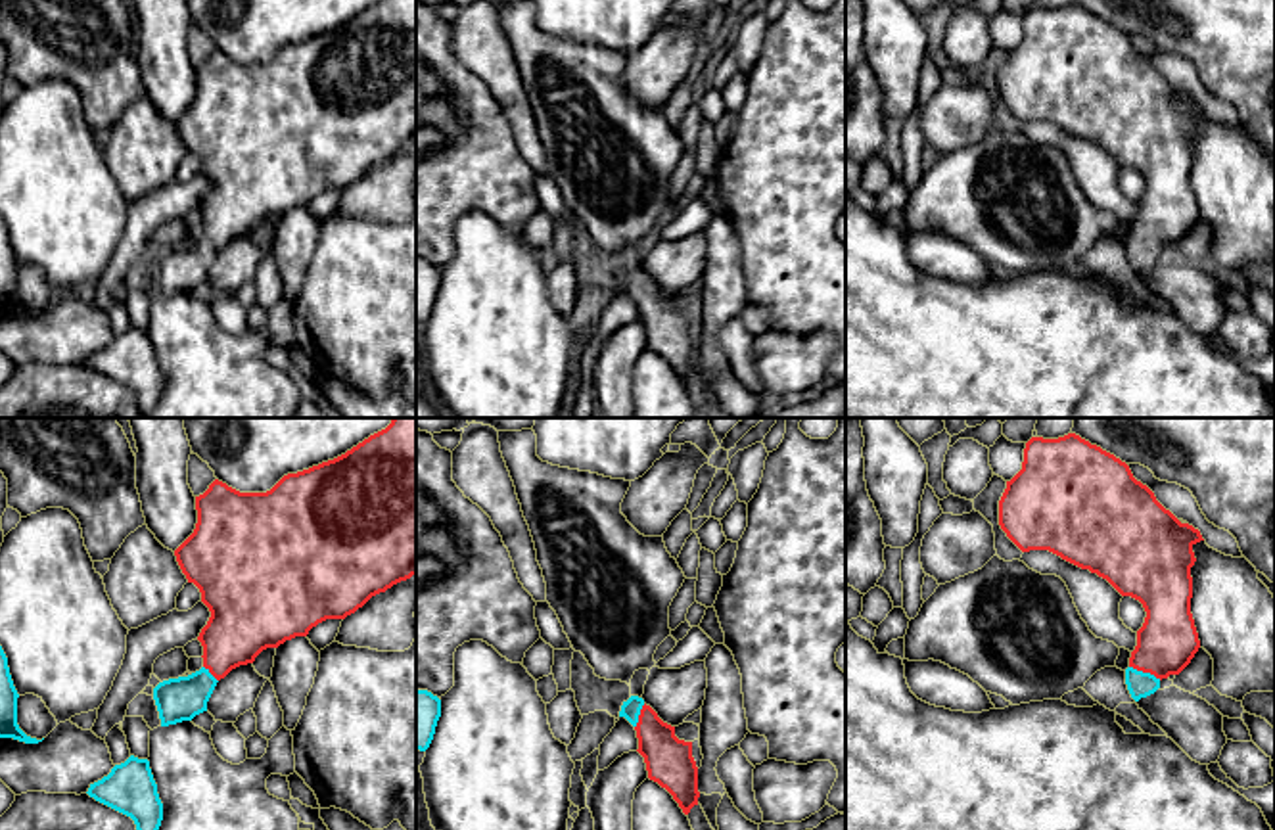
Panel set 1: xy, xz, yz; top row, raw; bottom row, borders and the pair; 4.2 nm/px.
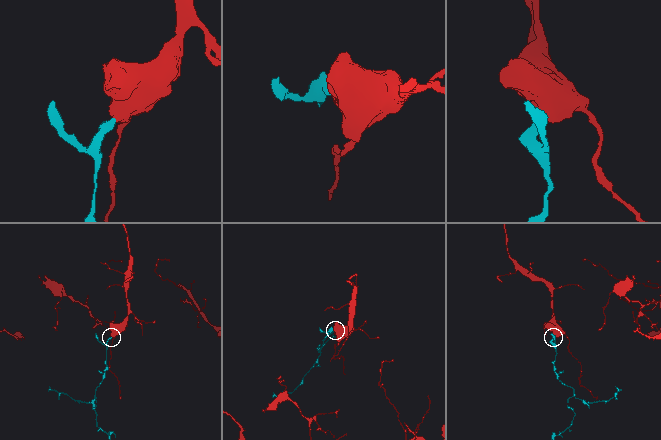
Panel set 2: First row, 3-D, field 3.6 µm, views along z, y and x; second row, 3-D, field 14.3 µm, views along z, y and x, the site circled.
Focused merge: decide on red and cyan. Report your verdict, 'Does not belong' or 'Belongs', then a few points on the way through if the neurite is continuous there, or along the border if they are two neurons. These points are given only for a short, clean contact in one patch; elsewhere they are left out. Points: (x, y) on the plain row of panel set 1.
Belongs. Path across: yz (1166, 213), (1145, 242), (1139, 255)

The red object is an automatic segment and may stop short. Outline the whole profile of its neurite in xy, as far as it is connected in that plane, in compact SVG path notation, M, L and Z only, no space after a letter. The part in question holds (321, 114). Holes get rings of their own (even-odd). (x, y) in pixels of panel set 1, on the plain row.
M382 0L334 31L284 46L267 63L240 63L215 50L196 67L196 81L196 100L174 127L211 182L197 207L203 238L153 259L161 297L192 291L207 282L217 253L232 240L253 234L263 220L307 207L326 190L345 190L372 167L416 146L416 0Z

